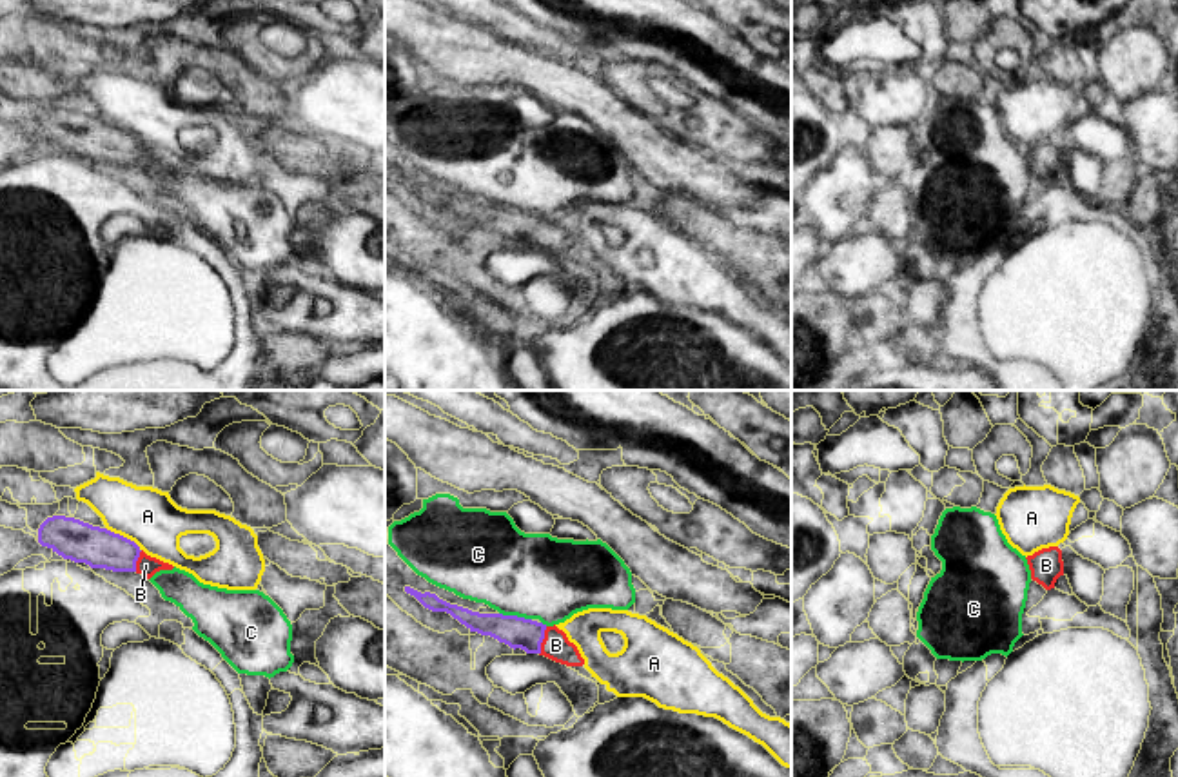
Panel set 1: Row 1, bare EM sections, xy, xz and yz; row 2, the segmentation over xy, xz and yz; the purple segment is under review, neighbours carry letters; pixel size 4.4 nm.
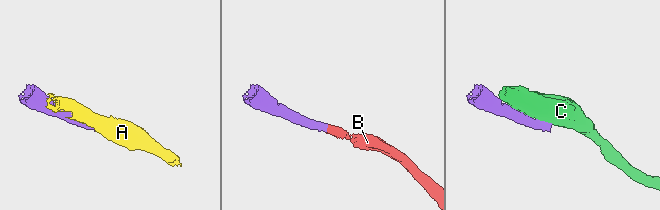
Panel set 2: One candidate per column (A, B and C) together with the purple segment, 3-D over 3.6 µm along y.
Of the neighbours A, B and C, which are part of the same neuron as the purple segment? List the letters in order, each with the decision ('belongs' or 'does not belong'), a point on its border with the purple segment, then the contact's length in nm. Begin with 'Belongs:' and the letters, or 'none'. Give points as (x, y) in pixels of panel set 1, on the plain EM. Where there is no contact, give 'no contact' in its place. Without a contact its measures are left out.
Belongs: B
A: does not belong | xy (122, 129) | 190 nm
B: belongs | xz (541, 235) | 130 nm
C: does not belong | xz (516, 209) | 150 nm

